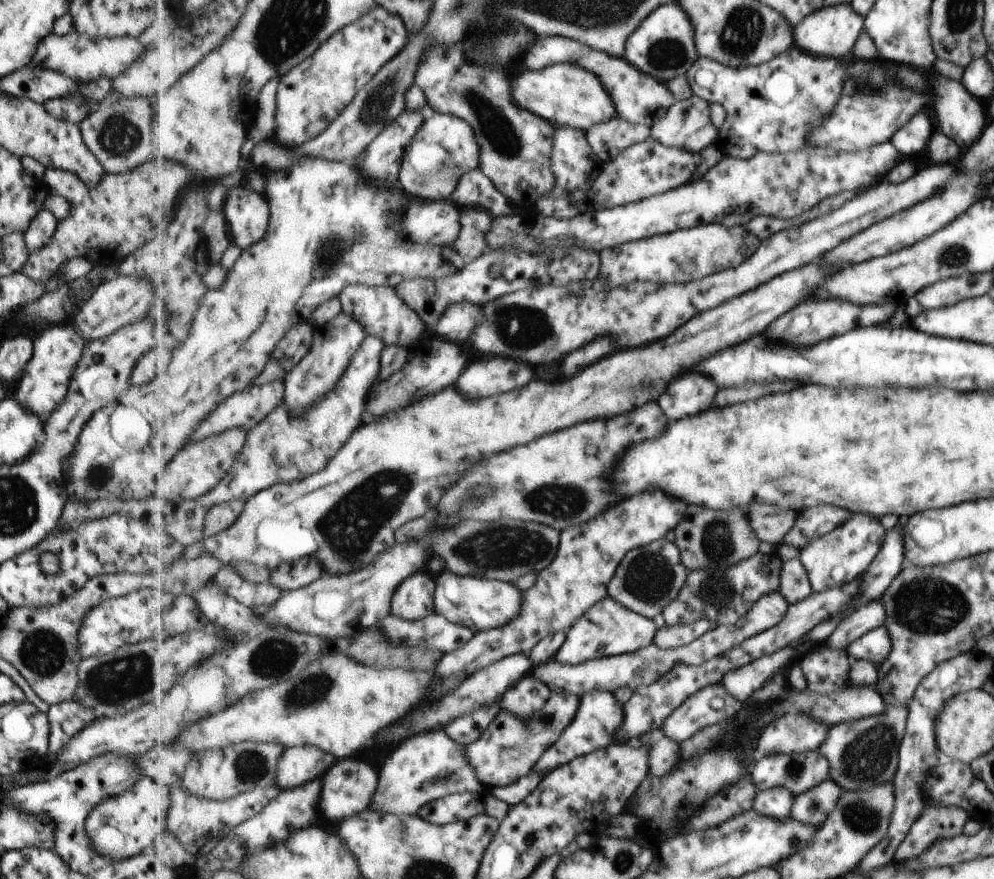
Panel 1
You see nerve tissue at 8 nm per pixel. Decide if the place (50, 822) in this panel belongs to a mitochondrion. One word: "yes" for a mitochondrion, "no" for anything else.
no

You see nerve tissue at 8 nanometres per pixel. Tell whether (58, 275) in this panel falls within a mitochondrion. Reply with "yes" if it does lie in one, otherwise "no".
no

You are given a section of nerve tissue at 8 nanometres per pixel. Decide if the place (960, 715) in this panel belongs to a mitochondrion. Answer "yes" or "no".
no

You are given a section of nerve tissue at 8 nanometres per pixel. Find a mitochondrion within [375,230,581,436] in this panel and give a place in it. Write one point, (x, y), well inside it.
(515, 318)

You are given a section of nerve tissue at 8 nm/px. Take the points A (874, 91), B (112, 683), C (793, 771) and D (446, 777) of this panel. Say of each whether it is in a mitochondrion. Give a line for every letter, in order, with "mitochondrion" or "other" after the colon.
A: mitochondrion
B: mitochondrion
C: mitochondrion
D: mitochondrion

